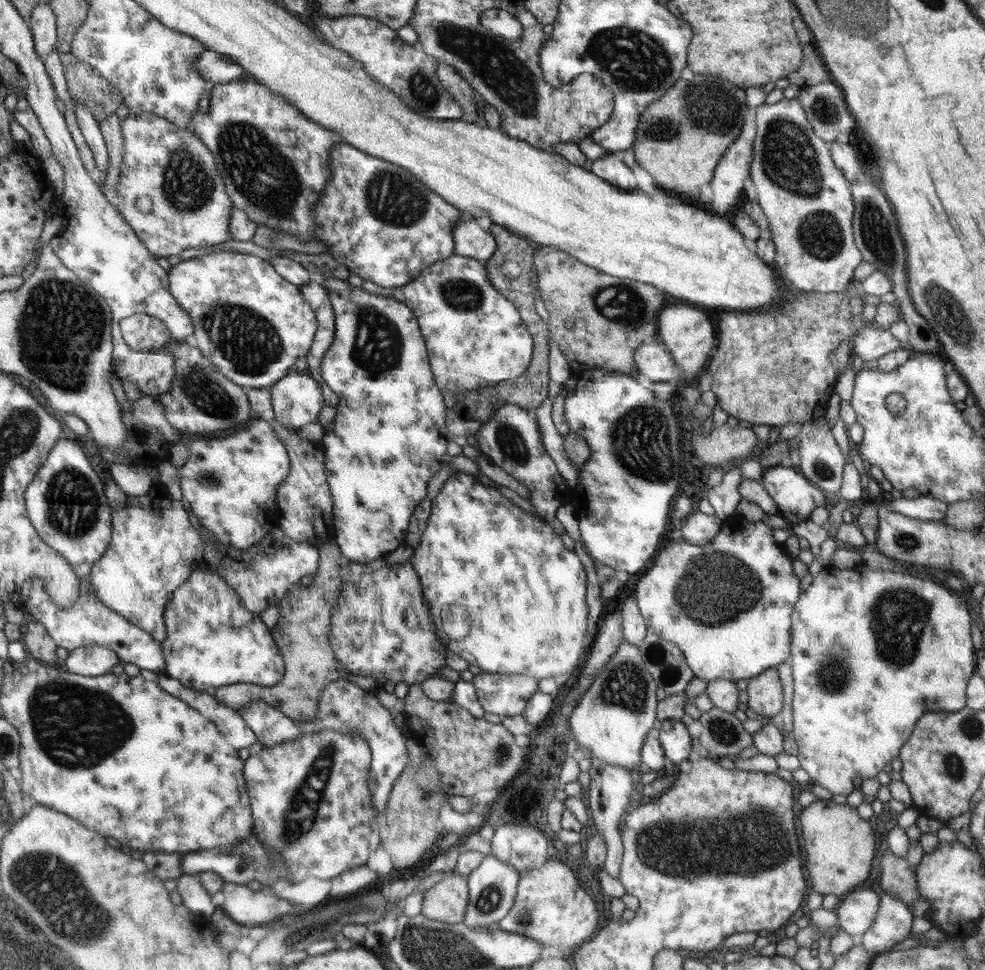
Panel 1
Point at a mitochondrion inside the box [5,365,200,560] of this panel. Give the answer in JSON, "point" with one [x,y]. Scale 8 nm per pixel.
{"point":[72,504]}

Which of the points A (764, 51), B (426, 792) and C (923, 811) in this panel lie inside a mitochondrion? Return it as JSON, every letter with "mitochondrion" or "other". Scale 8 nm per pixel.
{"A":"other","B":"mitochondrion","C":"other"}

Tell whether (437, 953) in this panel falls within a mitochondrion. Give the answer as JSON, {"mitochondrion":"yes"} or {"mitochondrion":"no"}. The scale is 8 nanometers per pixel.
{"mitochondrion":"yes"}

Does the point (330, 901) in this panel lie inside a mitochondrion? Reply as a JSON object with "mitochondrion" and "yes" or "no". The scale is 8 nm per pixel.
{"mitochondrion":"no"}

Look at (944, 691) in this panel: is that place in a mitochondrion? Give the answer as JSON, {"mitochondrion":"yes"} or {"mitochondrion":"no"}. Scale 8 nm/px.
{"mitochondrion":"no"}

